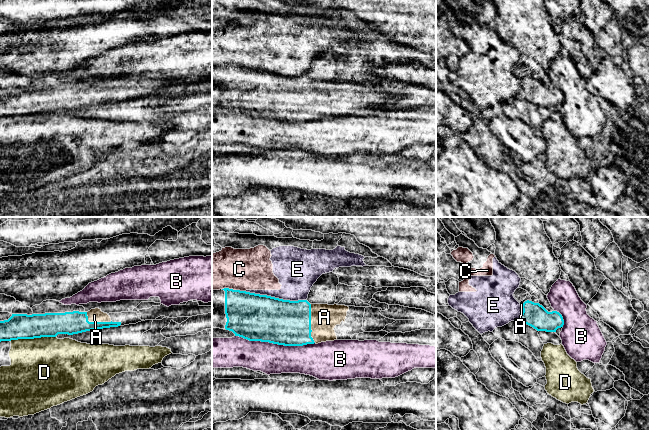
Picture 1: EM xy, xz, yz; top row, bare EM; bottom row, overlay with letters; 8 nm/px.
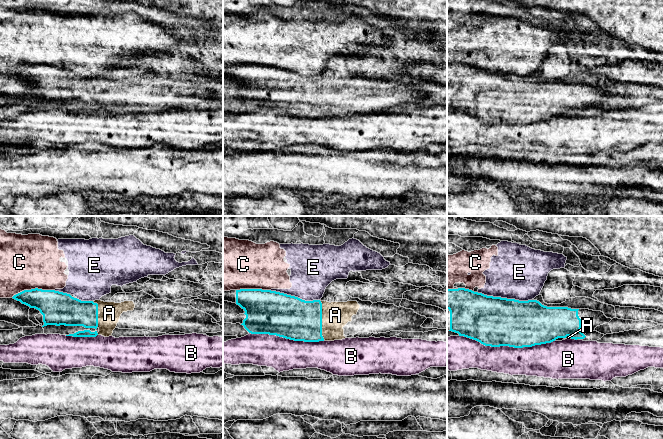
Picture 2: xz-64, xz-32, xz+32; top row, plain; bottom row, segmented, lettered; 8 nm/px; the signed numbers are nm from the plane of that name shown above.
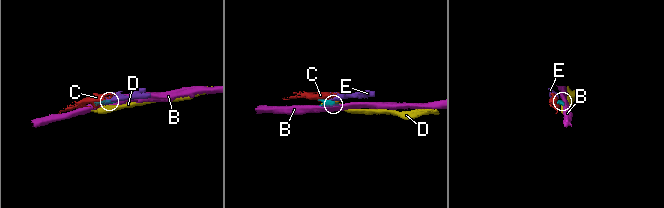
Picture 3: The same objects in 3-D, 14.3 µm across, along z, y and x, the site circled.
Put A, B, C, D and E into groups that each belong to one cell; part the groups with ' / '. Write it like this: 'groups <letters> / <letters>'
groups A / B / C E / D

